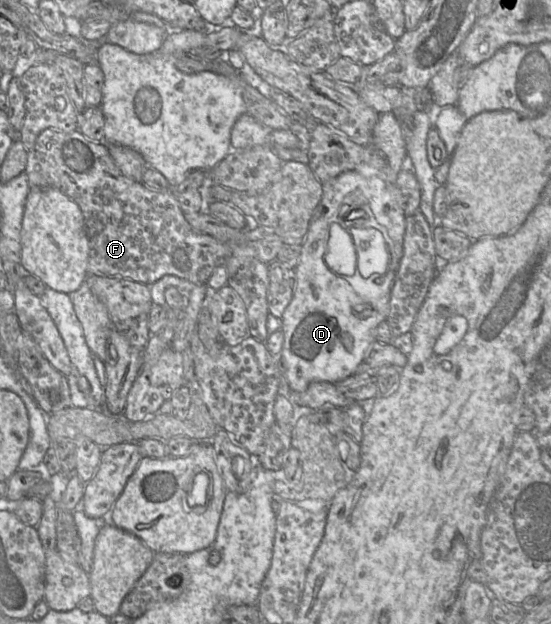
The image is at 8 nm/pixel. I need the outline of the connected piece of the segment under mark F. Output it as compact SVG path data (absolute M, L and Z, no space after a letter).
M46 128L40 132L33 148L27 152L24 171L29 188L56 188L79 206L89 244L87 274L123 277L148 286L165 275L173 275L195 285L207 285L214 269L225 265L232 253L251 256L270 264L277 259L278 253L285 246L274 230L253 224L243 230L237 243L223 243L210 235L195 231L186 220L174 189L155 191L141 182L125 177L111 158L107 146L106 143L90 141L78 129L63 132Z

